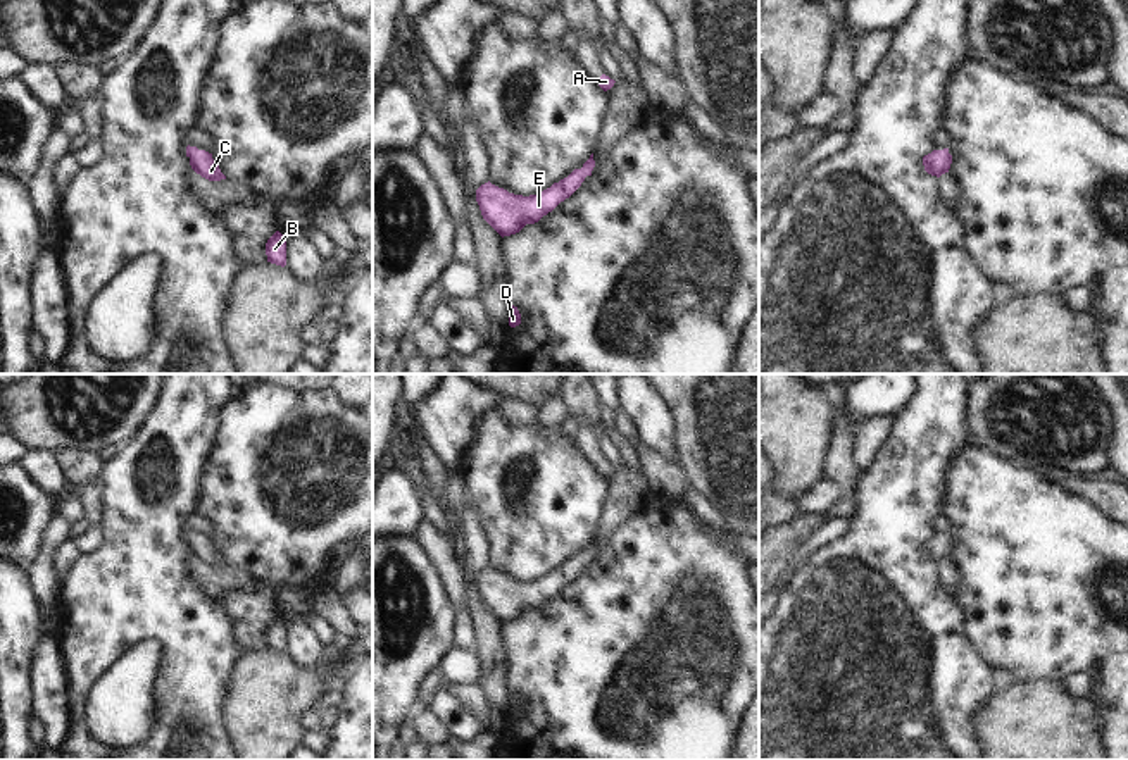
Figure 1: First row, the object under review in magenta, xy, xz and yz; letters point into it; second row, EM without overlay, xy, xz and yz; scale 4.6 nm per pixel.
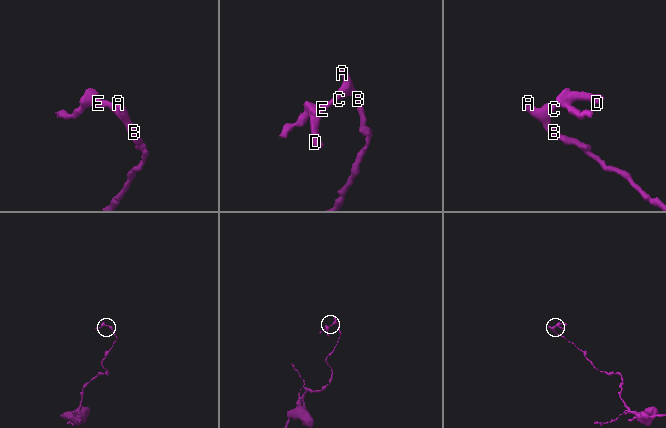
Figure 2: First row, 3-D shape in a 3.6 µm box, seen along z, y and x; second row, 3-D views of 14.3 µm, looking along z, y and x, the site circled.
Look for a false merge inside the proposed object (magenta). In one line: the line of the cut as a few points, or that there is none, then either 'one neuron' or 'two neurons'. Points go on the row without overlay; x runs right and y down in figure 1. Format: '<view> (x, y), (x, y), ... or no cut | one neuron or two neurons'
no cut | one neuron

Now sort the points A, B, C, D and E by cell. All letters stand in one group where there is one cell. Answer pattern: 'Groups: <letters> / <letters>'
Groups: A B C D E

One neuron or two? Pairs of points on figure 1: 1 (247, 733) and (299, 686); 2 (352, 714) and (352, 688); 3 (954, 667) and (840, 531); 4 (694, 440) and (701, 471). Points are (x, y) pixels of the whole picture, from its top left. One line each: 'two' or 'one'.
1: one
2: one
3: two
4: one

